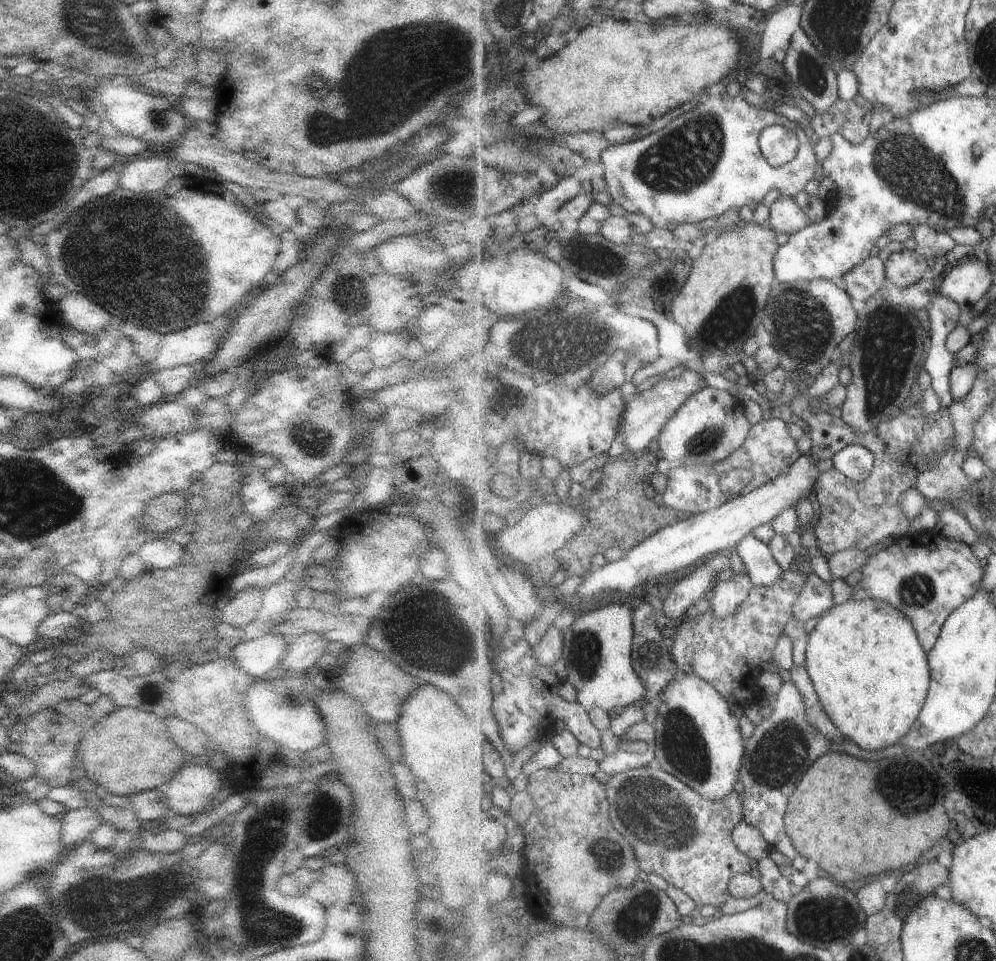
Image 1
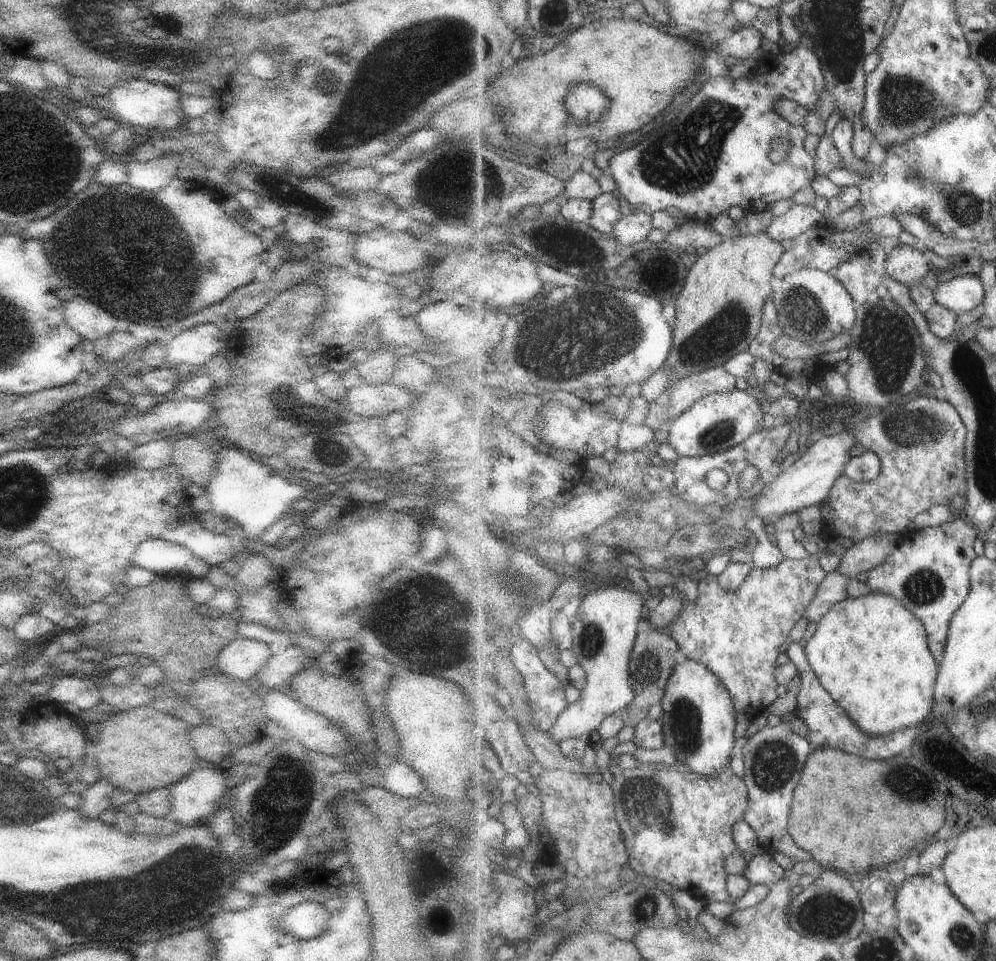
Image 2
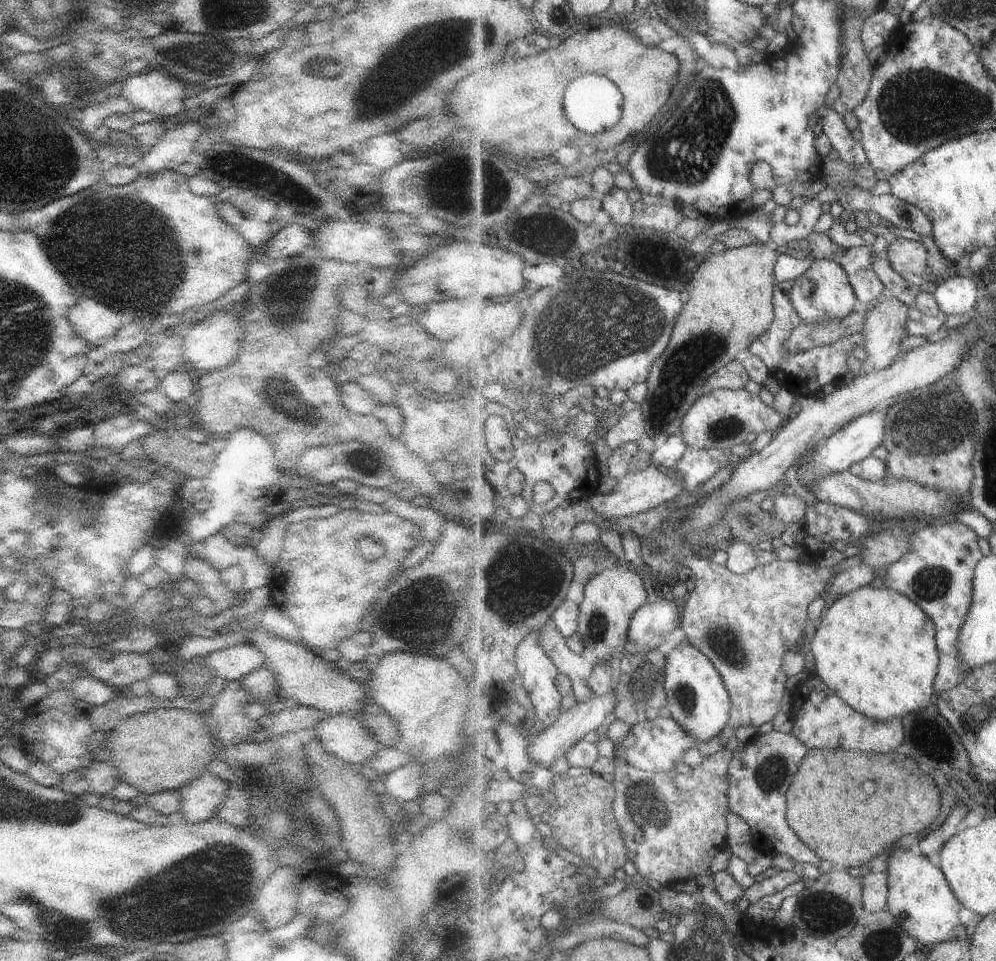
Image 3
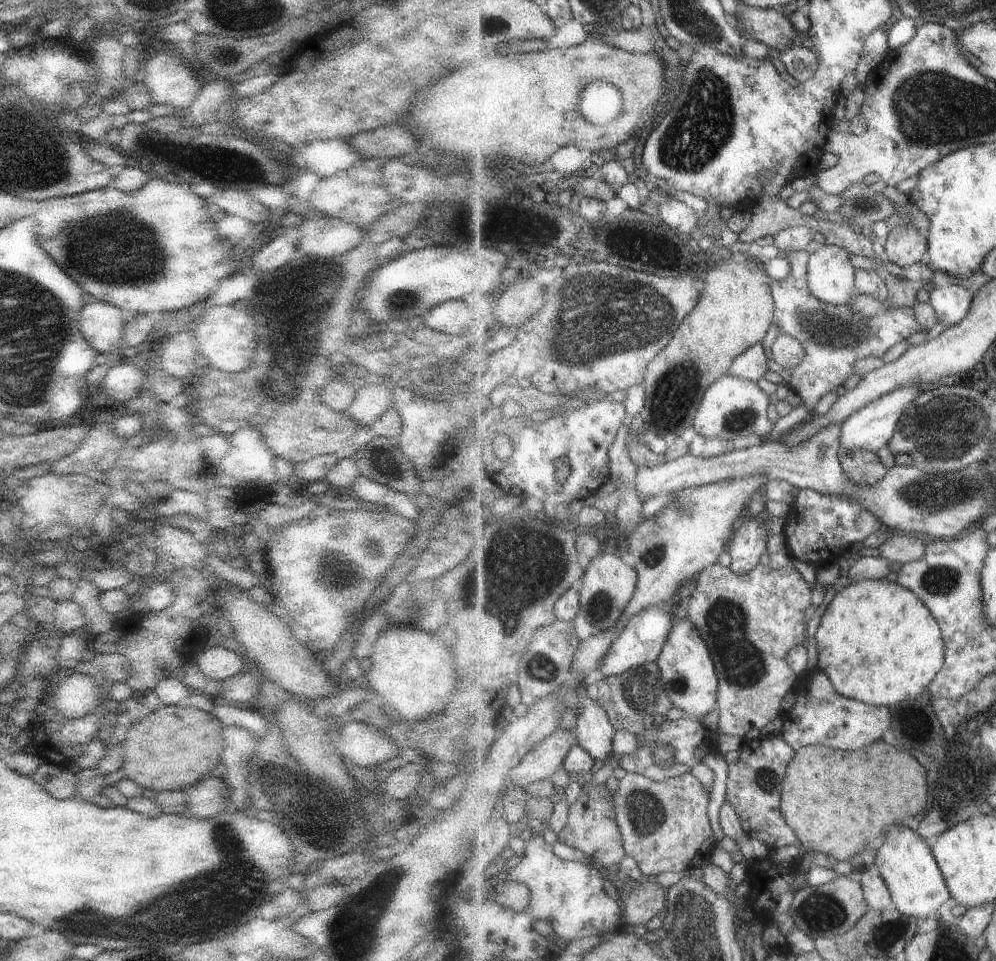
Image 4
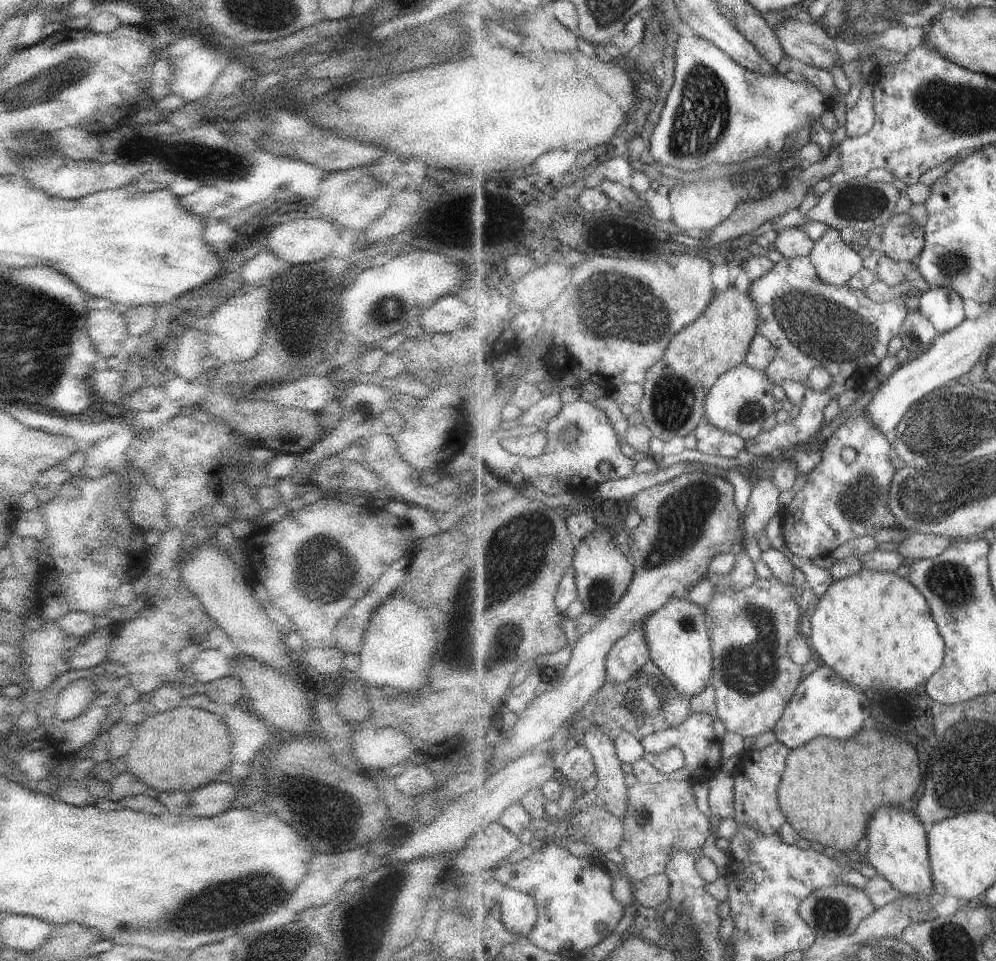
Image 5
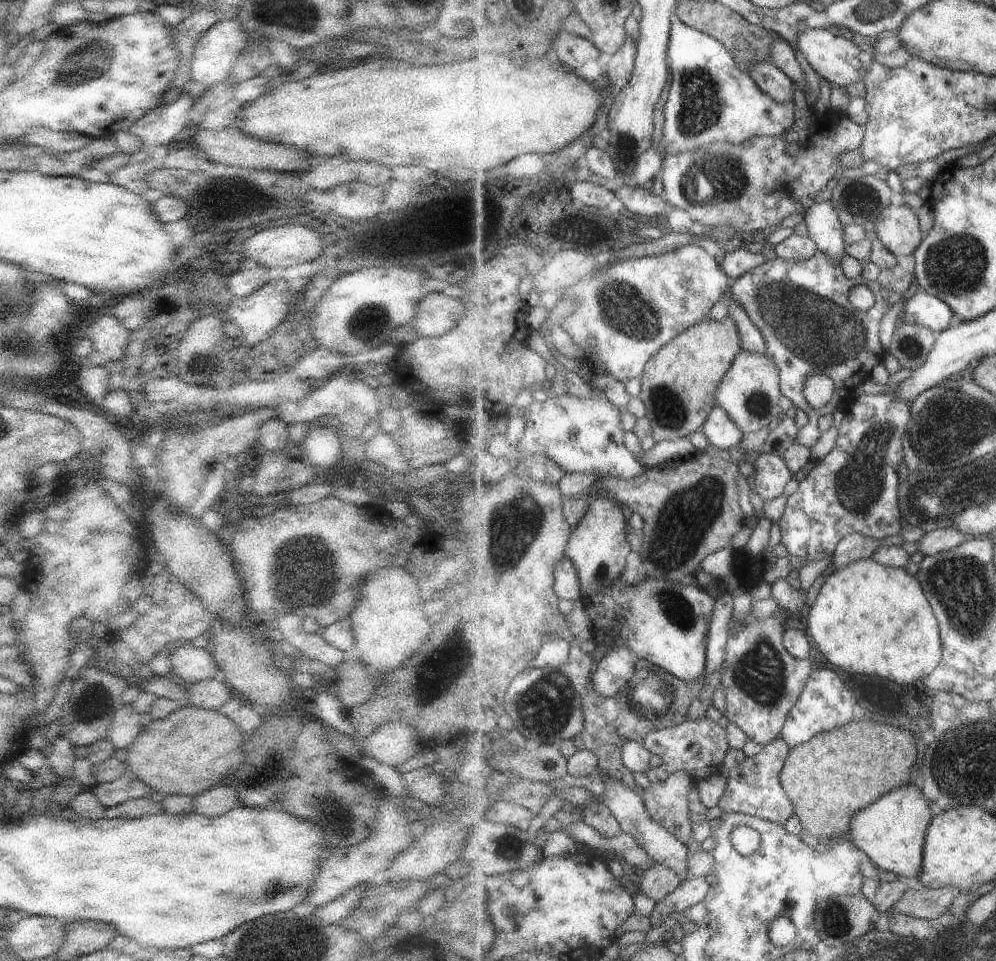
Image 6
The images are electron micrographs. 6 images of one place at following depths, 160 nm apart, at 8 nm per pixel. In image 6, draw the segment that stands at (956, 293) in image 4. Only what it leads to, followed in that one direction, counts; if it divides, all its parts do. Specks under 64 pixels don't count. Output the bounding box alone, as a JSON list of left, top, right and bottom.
[902,292,954,333]

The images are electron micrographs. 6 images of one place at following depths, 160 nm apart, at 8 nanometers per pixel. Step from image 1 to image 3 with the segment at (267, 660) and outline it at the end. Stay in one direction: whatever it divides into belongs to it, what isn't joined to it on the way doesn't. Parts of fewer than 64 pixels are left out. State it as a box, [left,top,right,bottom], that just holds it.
[207,642,263,681]

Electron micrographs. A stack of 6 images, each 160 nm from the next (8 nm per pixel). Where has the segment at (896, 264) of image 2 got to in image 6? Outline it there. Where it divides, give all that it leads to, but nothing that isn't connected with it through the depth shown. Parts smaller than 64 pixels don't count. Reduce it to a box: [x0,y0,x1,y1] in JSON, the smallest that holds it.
[875,205,924,256]

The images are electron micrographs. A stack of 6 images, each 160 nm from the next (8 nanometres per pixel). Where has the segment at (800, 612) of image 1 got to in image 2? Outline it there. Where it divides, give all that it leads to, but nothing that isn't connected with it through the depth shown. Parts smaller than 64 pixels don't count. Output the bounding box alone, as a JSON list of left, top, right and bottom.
[803,570,849,623]

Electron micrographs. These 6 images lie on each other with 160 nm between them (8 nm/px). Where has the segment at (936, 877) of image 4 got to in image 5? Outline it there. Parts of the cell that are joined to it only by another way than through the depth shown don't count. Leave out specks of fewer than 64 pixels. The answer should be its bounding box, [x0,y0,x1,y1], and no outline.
[863,808,934,897]

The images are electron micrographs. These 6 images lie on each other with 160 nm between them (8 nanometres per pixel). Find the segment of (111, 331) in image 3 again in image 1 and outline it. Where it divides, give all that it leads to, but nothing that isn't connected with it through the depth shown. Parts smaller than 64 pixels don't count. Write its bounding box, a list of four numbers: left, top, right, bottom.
[58,291,111,336]

